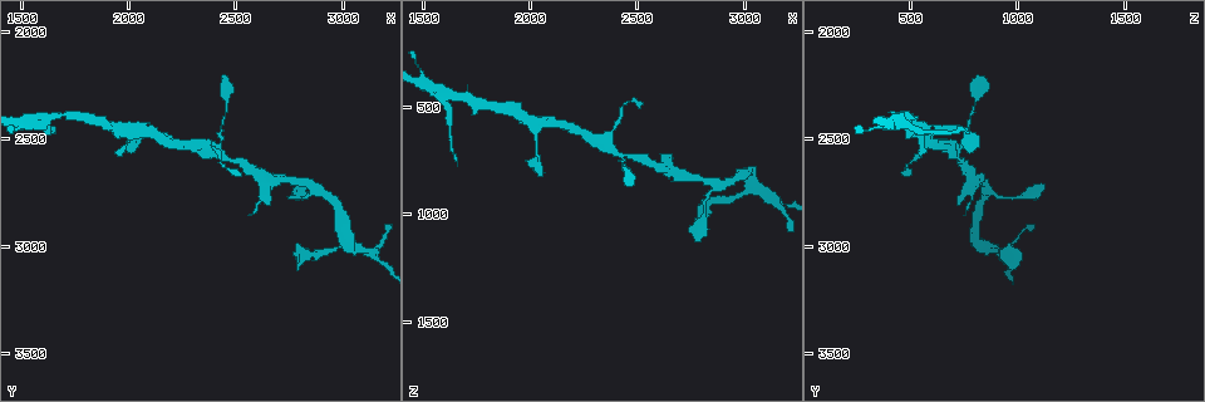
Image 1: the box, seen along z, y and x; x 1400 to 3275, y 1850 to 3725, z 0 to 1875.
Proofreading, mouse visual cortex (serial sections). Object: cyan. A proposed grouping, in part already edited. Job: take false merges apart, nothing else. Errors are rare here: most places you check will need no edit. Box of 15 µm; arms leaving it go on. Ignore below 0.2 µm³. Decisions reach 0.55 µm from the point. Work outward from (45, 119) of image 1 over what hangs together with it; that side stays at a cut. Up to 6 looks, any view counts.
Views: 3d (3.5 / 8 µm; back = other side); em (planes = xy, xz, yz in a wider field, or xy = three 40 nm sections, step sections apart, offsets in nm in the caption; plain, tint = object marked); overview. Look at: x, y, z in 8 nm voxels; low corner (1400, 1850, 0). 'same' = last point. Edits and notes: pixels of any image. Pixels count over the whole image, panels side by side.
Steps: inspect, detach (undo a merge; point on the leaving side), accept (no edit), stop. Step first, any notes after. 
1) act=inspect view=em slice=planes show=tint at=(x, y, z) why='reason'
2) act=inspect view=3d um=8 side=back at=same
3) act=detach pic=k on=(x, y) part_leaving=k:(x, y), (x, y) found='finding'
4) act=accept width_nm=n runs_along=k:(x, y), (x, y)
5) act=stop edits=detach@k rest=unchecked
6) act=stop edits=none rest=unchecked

act=inspect view=3d um=3.5 at=(1780, 2400, 490) why='calibre changes'

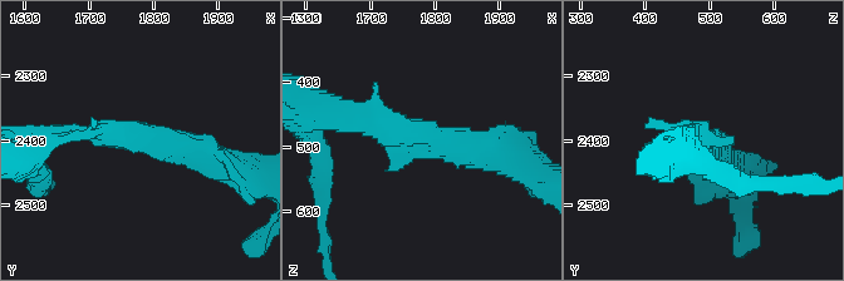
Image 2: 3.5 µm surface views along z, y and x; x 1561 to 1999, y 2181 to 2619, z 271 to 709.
act=inspect view=em slice=xy step=3 show=tint at=(1770, 2395, 485)

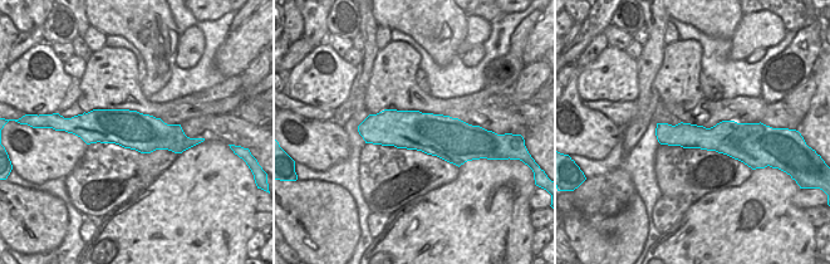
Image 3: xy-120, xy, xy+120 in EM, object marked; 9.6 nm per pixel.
act=accept width_nm=400 runs_along=2:(337, 107), (376, 129), (491, 154) found='one cell here'

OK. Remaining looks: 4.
act=inspect view=3d um=3.5 at=(1970, 2460, 540) why='a fork'

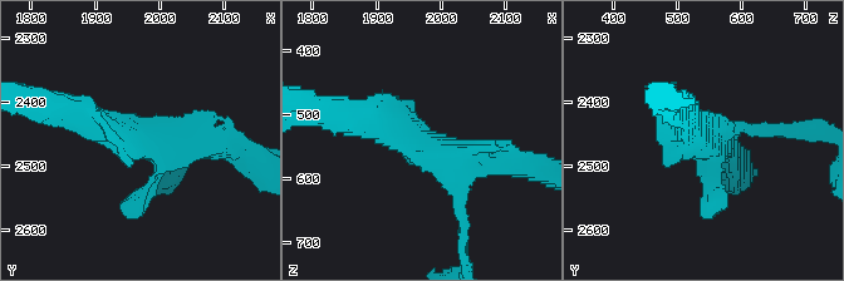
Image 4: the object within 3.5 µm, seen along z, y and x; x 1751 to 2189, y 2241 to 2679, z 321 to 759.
act=inspect view=em slice=xy step=1 show=tint at=(1980, 2475, 545)

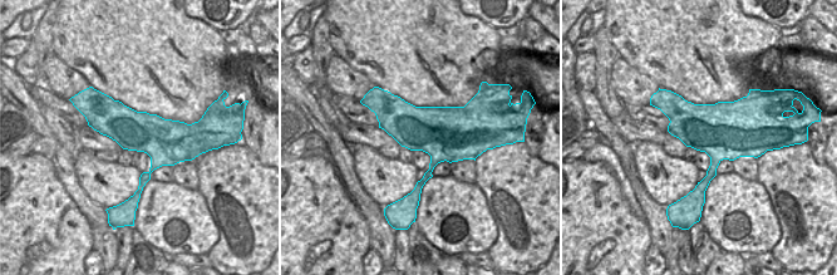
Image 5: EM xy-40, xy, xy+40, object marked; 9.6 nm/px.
act=inspect view=em slice=xy step=3 show=tint at=same why='cut it another way'

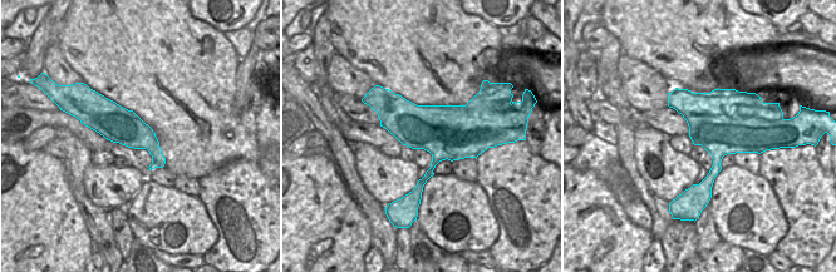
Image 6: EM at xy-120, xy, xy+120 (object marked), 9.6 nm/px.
act=accept runs_along=4:(358, 119), (513, 164) found='all the same cell'

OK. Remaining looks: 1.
act=stop edits=none rest=unchecked

